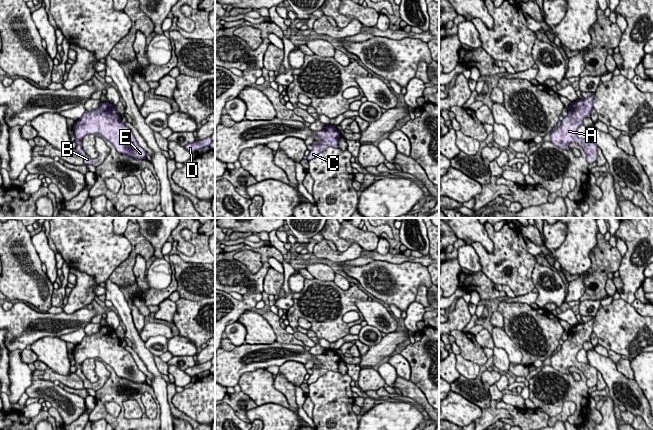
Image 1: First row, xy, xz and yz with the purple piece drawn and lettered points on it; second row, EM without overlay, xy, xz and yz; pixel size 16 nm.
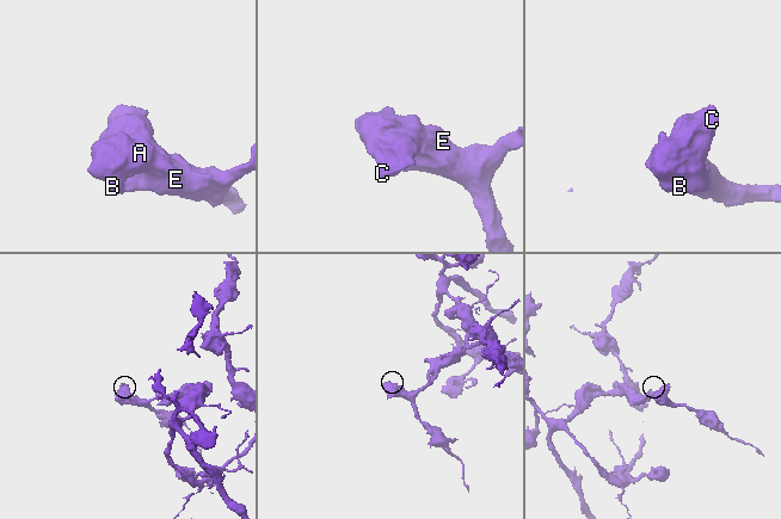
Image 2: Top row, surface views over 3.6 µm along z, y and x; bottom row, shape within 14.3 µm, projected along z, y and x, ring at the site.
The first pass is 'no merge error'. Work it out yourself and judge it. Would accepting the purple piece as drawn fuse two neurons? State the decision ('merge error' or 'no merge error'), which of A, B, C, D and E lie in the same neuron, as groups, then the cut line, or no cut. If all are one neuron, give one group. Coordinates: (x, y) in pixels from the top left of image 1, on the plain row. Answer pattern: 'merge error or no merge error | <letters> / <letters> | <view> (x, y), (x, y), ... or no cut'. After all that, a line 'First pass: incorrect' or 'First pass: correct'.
no merge error | A B C D E | no cut
First pass: correct

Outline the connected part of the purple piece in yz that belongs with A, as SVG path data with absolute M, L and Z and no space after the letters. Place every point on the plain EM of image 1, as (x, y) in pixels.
M594 318L571 327L567 332L568 338L561 345L561 349L550 357L551 366L561 373L567 373L569 367L577 367L584 374L588 388L597 385L598 371L589 364L579 362L577 354L583 349L586 341L591 341L593 322Z

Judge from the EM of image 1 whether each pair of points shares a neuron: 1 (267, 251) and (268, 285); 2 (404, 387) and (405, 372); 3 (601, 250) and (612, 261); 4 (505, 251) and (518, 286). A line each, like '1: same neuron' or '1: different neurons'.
1: different neurons
2: different neurons
3: same neuron
4: same neuron

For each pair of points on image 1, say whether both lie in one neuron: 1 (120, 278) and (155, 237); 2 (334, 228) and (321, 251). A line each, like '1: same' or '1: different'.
1: different
2: different

